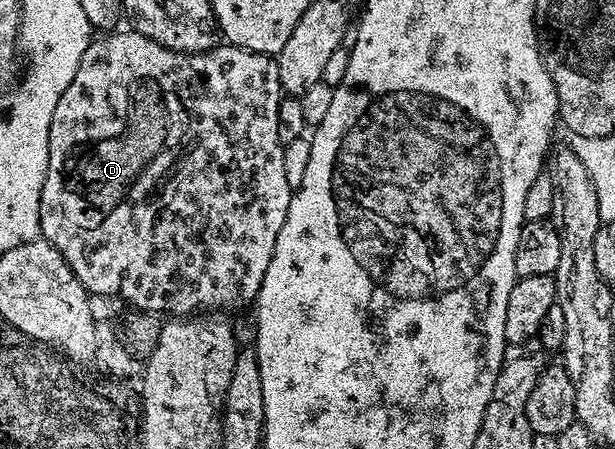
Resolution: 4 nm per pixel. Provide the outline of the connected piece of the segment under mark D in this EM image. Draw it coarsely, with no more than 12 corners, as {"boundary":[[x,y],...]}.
{"boundary":[[87,46],[41,236],[169,318],[256,301],[276,59]]}

